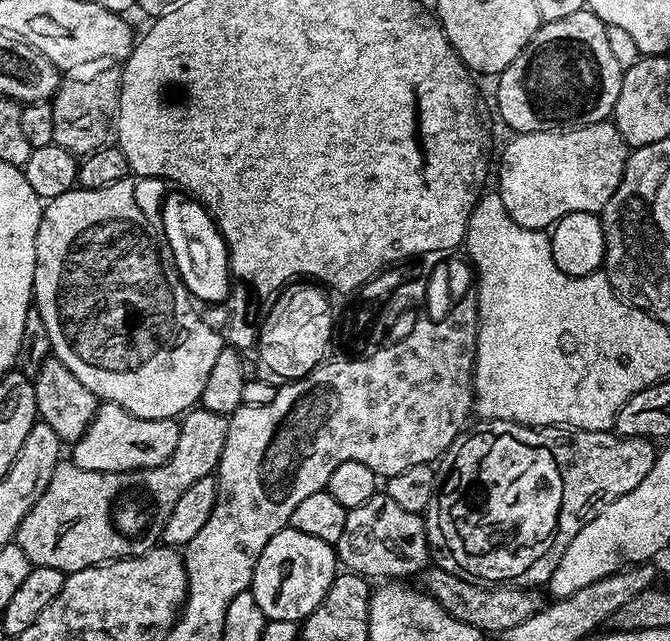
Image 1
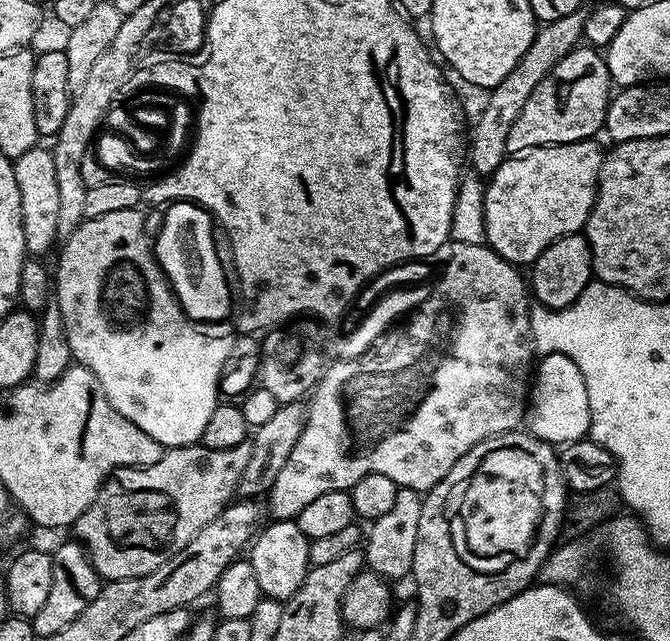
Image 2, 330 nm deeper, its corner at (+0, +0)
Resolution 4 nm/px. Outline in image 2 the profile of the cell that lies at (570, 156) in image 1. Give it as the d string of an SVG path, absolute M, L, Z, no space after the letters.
M595 139L569 144L548 144L523 154L512 154L487 181L484 190L484 239L504 260L517 266L531 266L550 245L563 236L579 233L588 223L588 215L596 201L600 167L605 153Z

